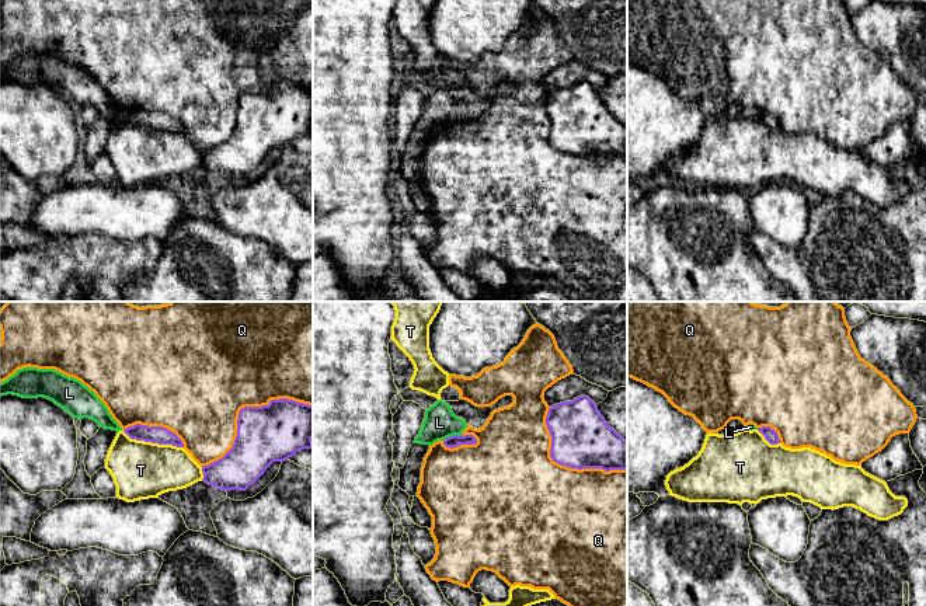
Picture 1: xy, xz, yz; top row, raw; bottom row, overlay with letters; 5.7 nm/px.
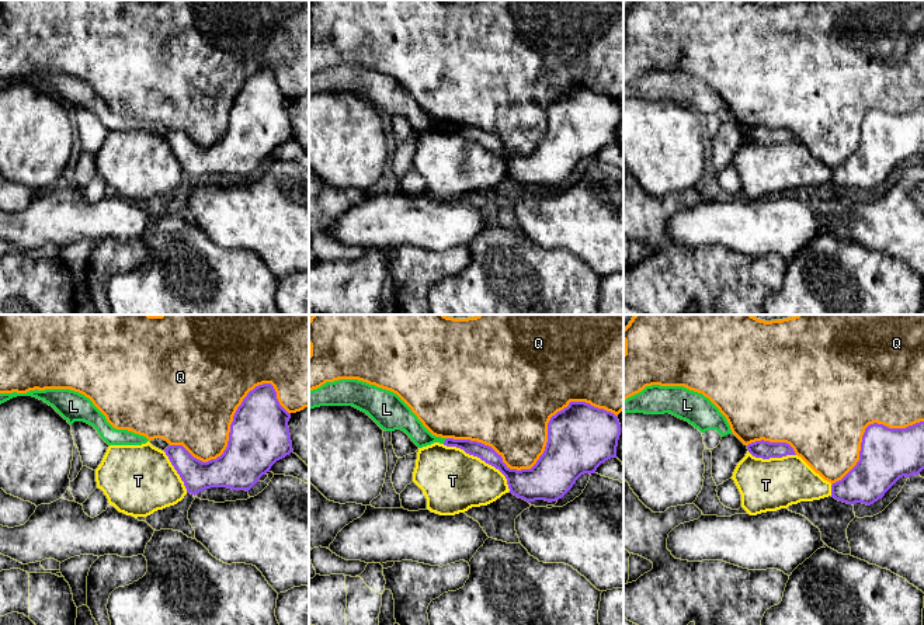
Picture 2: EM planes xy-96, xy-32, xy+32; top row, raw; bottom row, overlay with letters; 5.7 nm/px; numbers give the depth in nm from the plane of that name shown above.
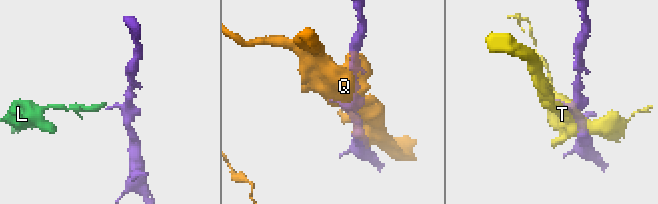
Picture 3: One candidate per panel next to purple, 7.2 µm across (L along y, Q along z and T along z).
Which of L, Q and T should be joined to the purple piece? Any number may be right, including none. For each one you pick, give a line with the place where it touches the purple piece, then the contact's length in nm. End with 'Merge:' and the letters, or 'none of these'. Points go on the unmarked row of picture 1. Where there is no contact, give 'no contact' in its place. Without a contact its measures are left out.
Merge: none of these

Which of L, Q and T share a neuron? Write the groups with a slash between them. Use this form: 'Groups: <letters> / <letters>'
Groups: L / Q / T

